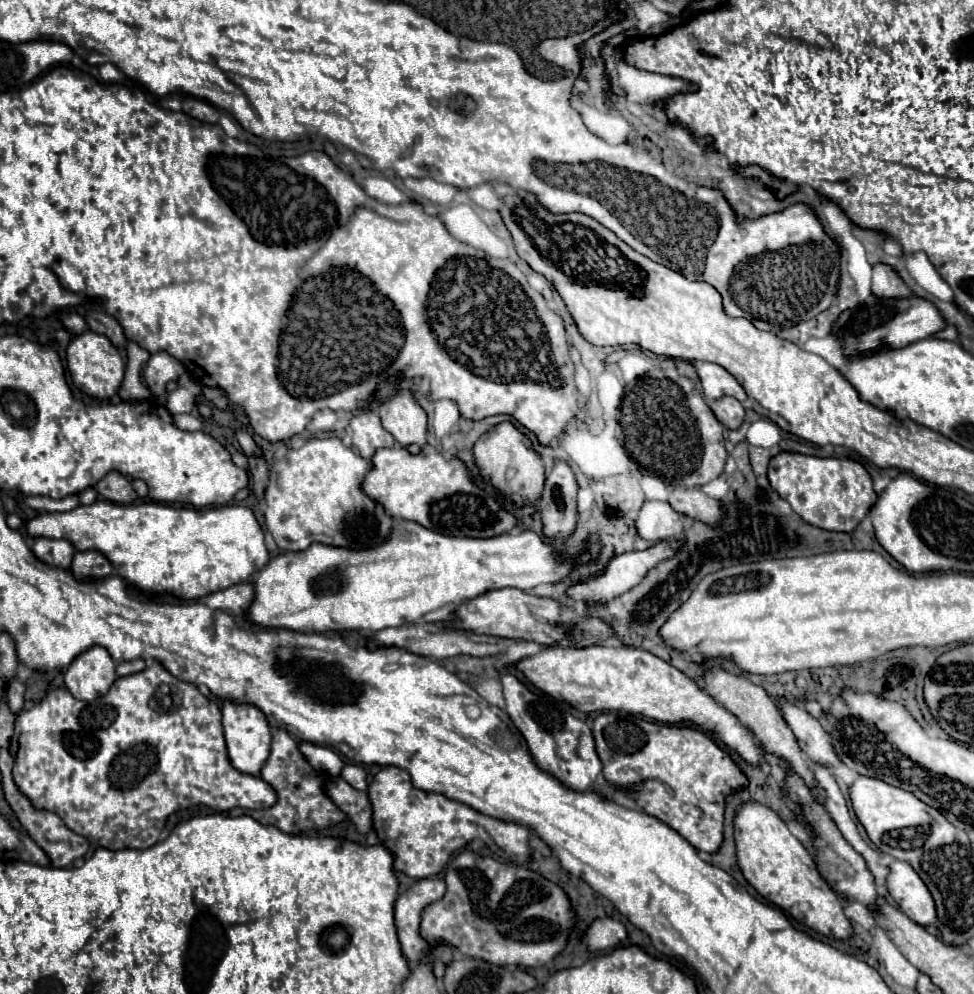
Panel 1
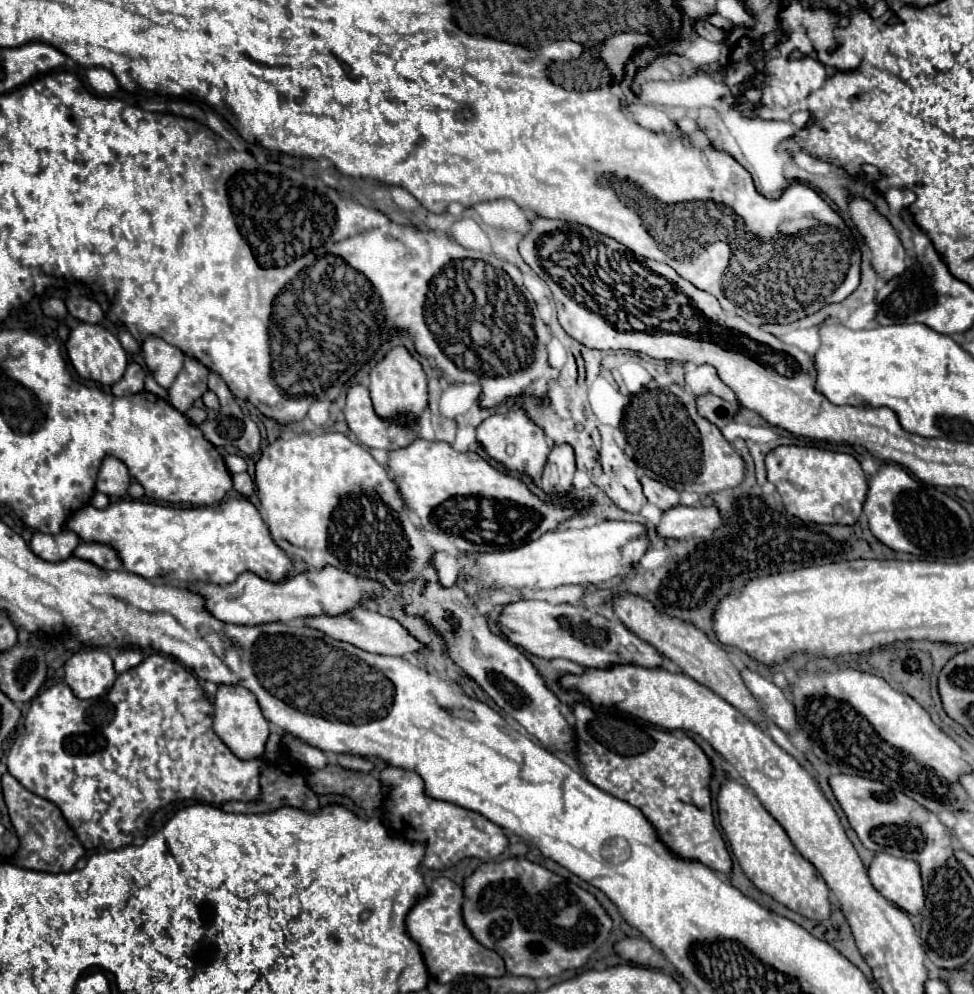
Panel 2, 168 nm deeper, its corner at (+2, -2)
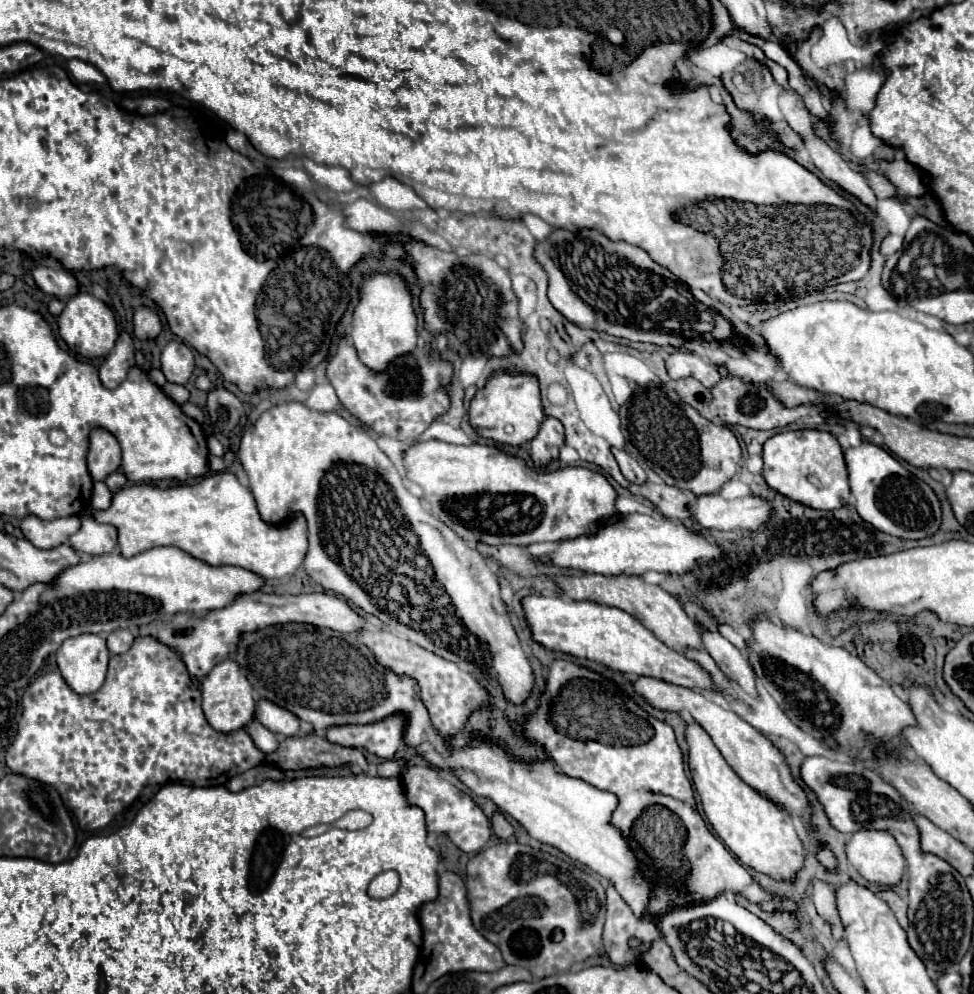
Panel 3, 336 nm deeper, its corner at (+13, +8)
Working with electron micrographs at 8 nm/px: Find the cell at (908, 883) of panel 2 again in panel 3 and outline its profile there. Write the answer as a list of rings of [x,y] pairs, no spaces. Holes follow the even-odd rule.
[[[864,829],[848,837],[848,861],[866,881],[882,887],[896,887],[902,881],[906,857],[890,833]]]

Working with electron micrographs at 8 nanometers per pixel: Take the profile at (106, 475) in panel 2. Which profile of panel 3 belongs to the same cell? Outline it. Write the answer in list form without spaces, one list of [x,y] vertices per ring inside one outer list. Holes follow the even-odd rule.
[[[94,429],[90,433],[88,471],[94,481],[104,481],[120,467],[120,445],[106,429]]]

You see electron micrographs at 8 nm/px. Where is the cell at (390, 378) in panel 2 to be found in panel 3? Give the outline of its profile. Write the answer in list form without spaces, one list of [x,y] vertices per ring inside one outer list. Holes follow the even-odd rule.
[[[372,275],[362,281],[360,303],[354,309],[352,343],[368,369],[386,369],[394,357],[402,353],[414,353],[418,347],[416,315],[412,309],[412,297],[402,277],[396,275]]]

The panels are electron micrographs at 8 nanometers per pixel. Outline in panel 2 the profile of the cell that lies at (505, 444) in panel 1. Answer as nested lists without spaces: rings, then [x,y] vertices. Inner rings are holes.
[[[513,405],[511,409],[507,409],[507,413],[495,413],[495,415],[487,417],[477,427],[477,441],[485,447],[485,451],[495,461],[499,461],[507,469],[527,473],[533,481],[539,479],[539,475],[541,475],[541,471],[547,463],[549,445],[545,441],[545,433],[543,433],[541,427],[537,427],[531,421],[531,417],[519,405]]]

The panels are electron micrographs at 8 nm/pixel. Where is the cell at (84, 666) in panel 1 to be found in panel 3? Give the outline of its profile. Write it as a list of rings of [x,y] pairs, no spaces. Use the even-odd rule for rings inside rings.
[[[78,635],[66,639],[58,651],[58,669],[76,693],[94,693],[102,687],[108,669],[108,649],[102,635]]]

